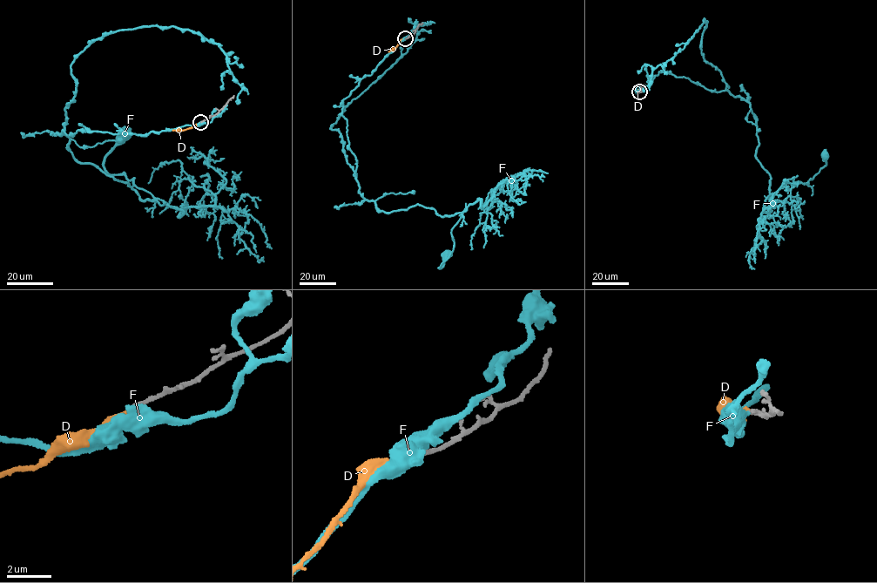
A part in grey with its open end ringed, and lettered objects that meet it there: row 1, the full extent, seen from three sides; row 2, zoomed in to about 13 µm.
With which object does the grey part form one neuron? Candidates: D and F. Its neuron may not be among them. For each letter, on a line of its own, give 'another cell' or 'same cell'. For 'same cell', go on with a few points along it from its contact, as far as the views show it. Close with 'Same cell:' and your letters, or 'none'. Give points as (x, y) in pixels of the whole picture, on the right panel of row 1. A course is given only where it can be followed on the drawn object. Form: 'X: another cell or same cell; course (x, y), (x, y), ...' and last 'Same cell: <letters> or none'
D: same cell
F: another cell
Same cell: D

